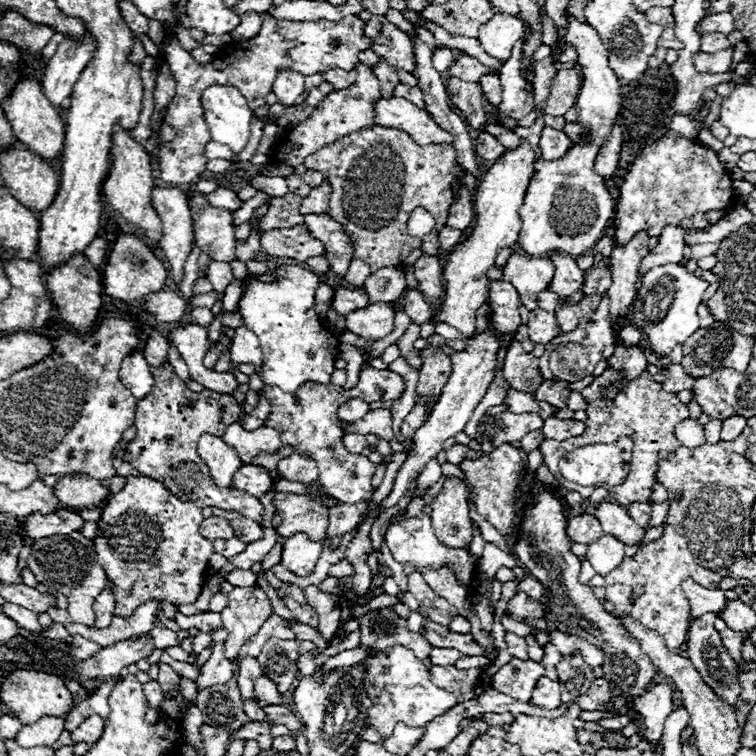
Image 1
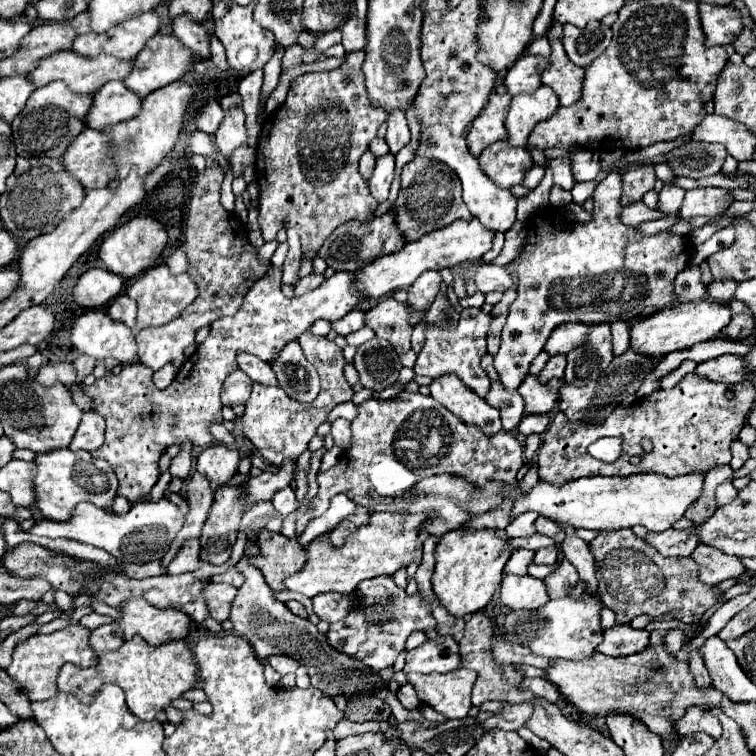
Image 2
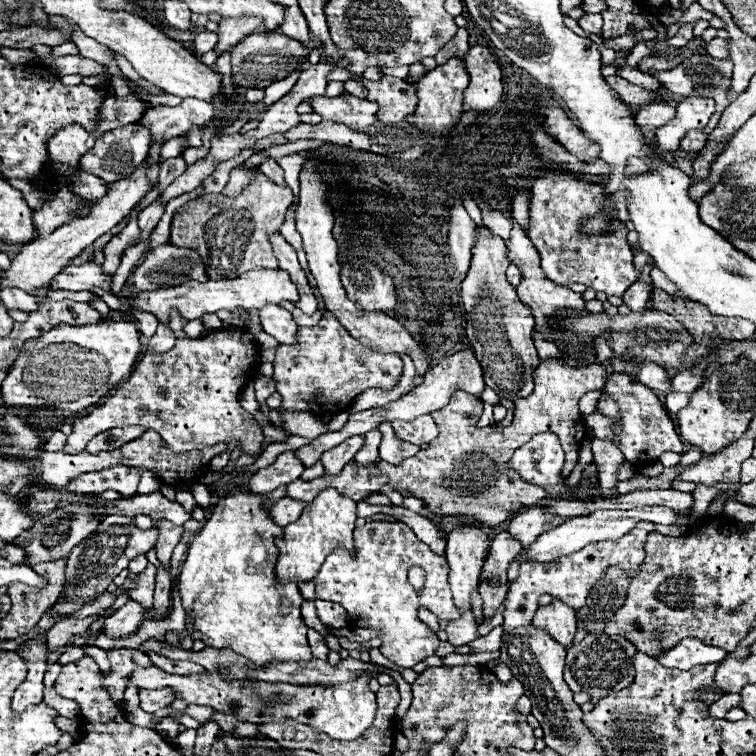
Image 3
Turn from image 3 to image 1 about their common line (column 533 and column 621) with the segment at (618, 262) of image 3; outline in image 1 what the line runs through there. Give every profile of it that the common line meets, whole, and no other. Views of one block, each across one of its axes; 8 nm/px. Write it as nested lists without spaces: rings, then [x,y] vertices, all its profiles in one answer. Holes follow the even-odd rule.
[[[670,132],[636,158],[620,186],[614,220],[616,242],[628,242],[638,230],[646,230],[648,236],[660,236],[664,226],[678,226],[682,218],[690,218],[698,212],[726,210],[734,198],[732,178],[718,160],[718,154],[712,148],[702,146],[702,142],[690,142],[676,132]]]

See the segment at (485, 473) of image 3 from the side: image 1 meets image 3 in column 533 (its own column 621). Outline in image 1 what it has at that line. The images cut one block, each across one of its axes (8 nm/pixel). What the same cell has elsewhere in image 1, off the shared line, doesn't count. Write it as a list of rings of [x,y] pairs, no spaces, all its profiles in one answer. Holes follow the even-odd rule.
[[[606,370],[602,376],[594,378],[594,382],[590,386],[586,386],[582,390],[584,400],[588,402],[588,420],[586,420],[586,430],[584,434],[580,434],[578,438],[568,438],[566,442],[554,442],[544,438],[540,444],[542,456],[550,468],[550,472],[556,476],[556,479],[568,490],[574,490],[580,493],[584,499],[589,499],[596,486],[583,487],[578,484],[565,483],[566,480],[559,476],[558,460],[564,456],[564,452],[588,446],[588,444],[606,444],[612,442],[620,436],[630,436],[630,440],[634,442],[634,456],[630,462],[630,472],[624,484],[620,486],[604,485],[604,488],[610,492],[610,498],[614,502],[618,502],[620,506],[630,506],[632,502],[650,502],[652,498],[652,490],[658,484],[656,482],[656,470],[658,470],[658,462],[662,458],[666,458],[666,454],[672,454],[674,450],[678,450],[682,444],[674,438],[674,426],[686,418],[690,418],[688,406],[682,404],[678,400],[678,396],[674,392],[666,392],[662,388],[660,382],[654,382],[652,376],[648,372],[644,372],[638,380],[632,380],[628,386],[624,386],[626,390],[622,390],[612,402],[606,402],[600,394],[600,388],[606,386],[608,382],[614,382],[622,378],[620,372],[614,370]]]

